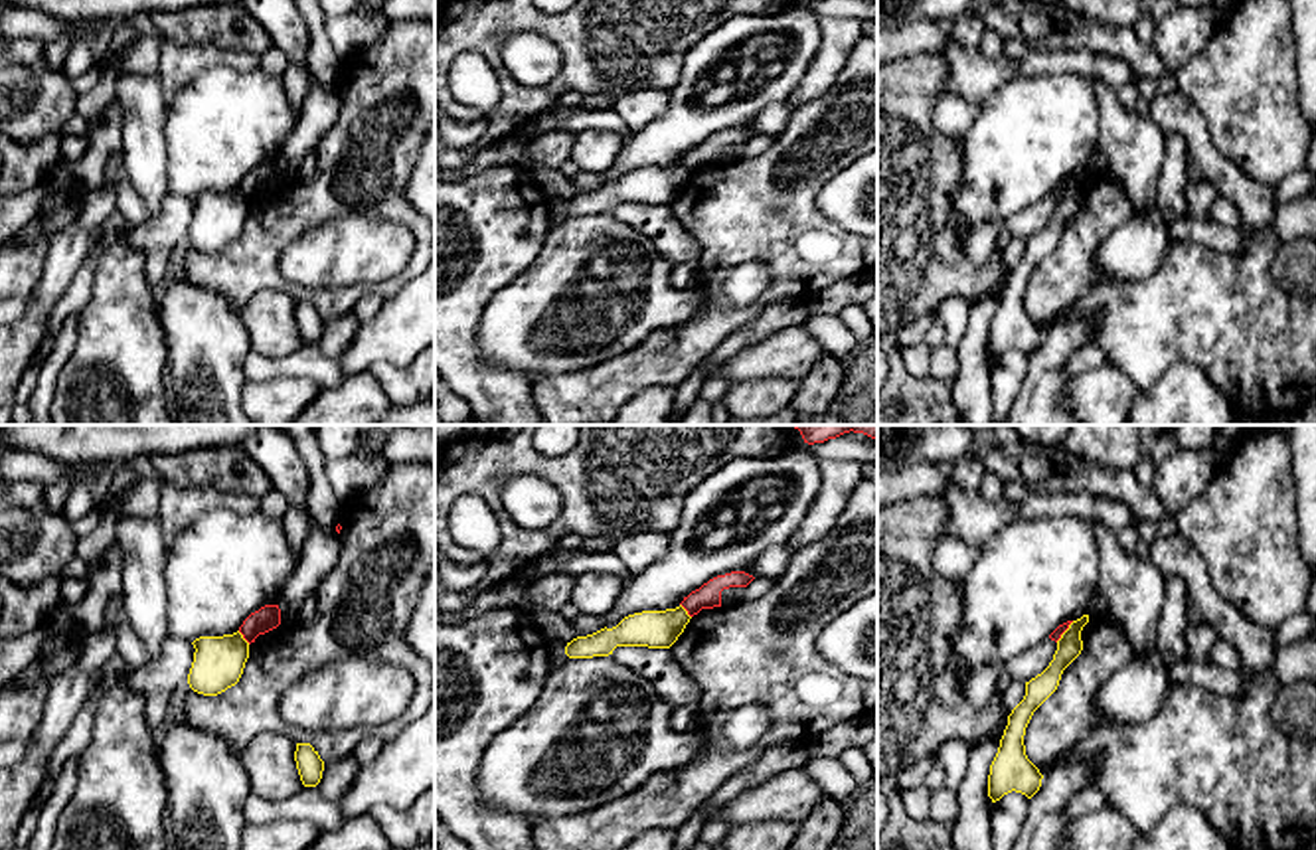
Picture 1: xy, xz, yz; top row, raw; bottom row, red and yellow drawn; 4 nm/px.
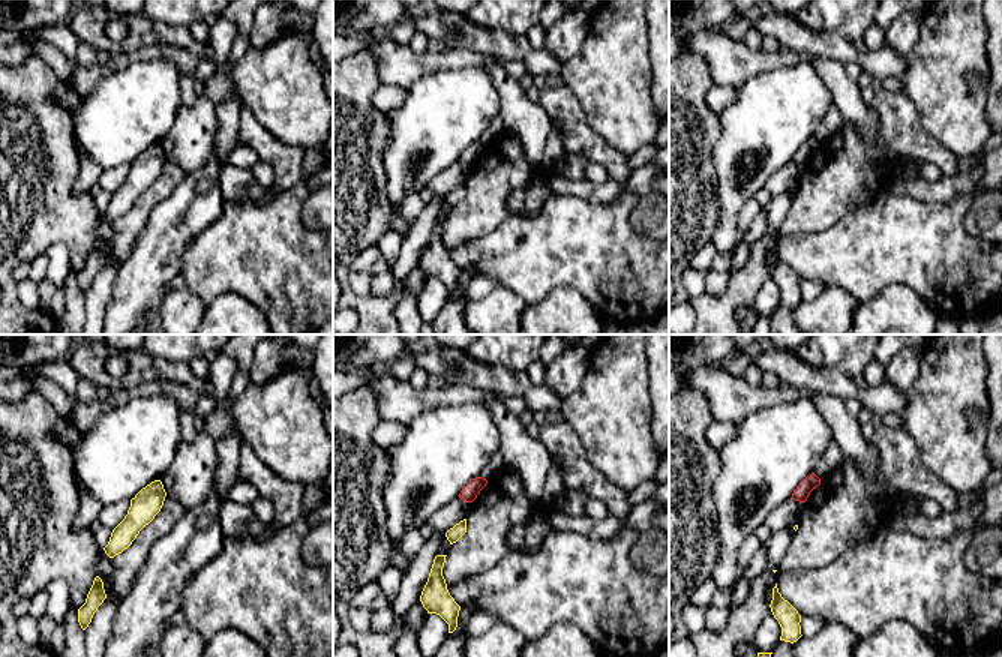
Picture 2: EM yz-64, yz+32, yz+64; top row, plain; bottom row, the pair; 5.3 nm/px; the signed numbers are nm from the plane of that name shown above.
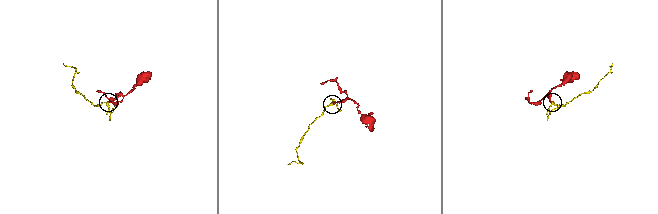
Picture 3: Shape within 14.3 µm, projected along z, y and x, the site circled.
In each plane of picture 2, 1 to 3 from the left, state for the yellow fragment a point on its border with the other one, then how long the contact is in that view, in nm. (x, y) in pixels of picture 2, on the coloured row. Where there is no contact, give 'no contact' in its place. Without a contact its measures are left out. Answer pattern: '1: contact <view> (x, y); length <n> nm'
1: no contact
2: no contact
3: no contact

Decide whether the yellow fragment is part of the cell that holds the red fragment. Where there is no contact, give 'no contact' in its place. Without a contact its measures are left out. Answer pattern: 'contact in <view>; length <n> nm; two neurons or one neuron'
contact in xy; length 80 nm; two neurons

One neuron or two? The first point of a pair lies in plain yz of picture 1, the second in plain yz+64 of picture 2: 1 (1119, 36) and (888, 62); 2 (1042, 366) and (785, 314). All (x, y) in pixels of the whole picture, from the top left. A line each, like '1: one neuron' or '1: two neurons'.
1: one neuron
2: one neuron

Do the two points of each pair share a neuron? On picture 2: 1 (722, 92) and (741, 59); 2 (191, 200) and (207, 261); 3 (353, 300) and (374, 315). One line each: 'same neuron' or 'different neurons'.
1: different neurons
2: different neurons
3: same neuron

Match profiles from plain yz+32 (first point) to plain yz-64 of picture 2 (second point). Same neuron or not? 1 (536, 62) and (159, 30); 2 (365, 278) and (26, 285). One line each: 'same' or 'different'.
1: same
2: same

